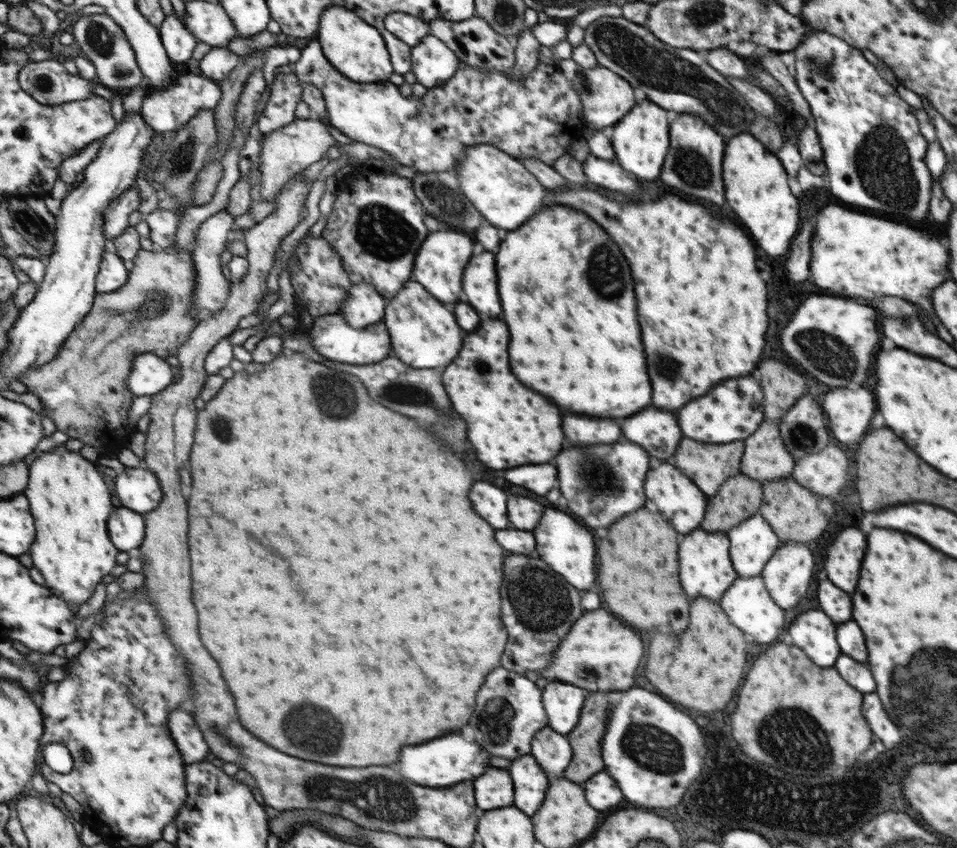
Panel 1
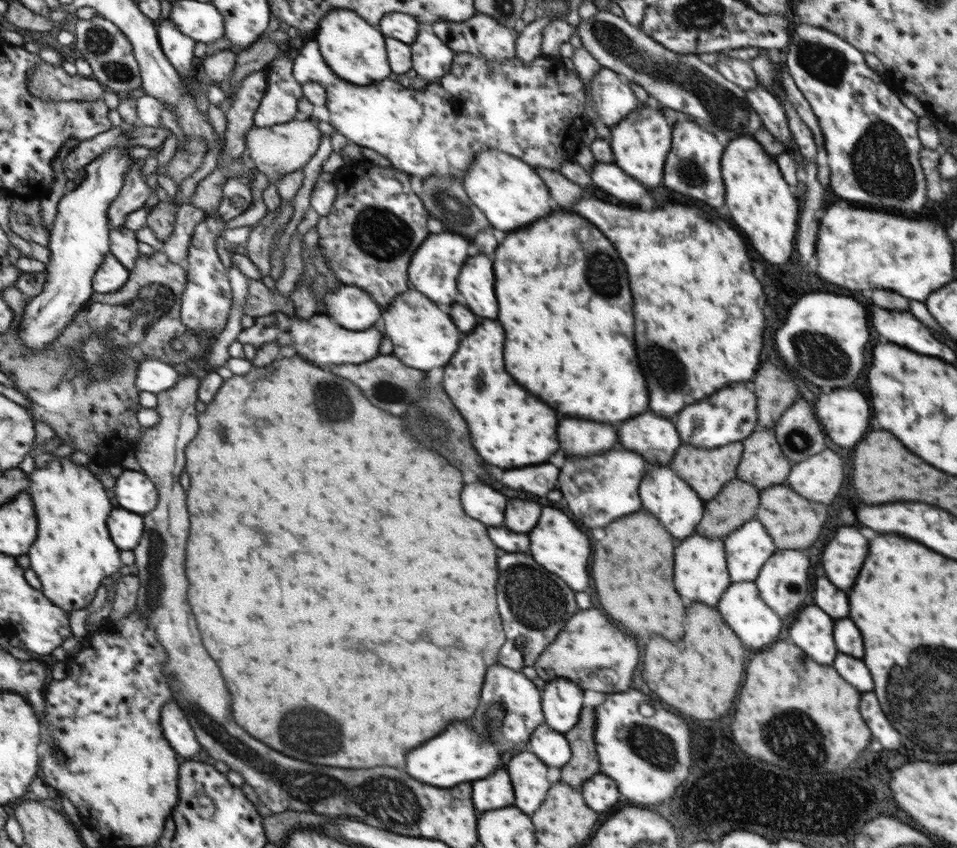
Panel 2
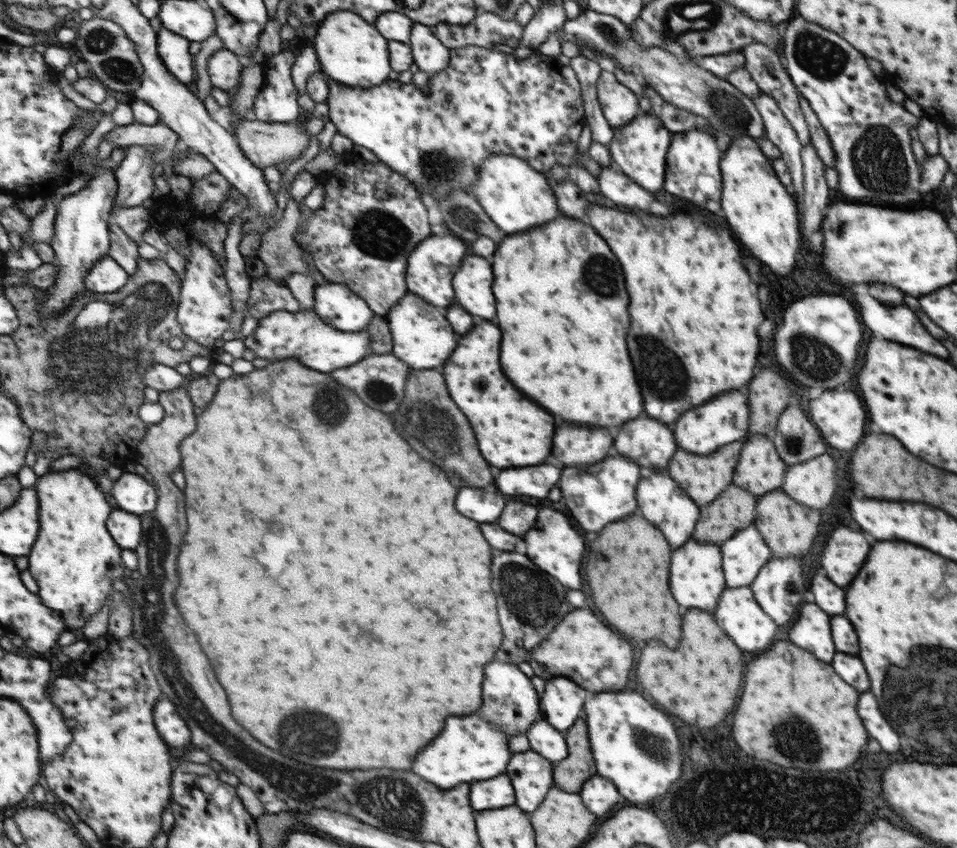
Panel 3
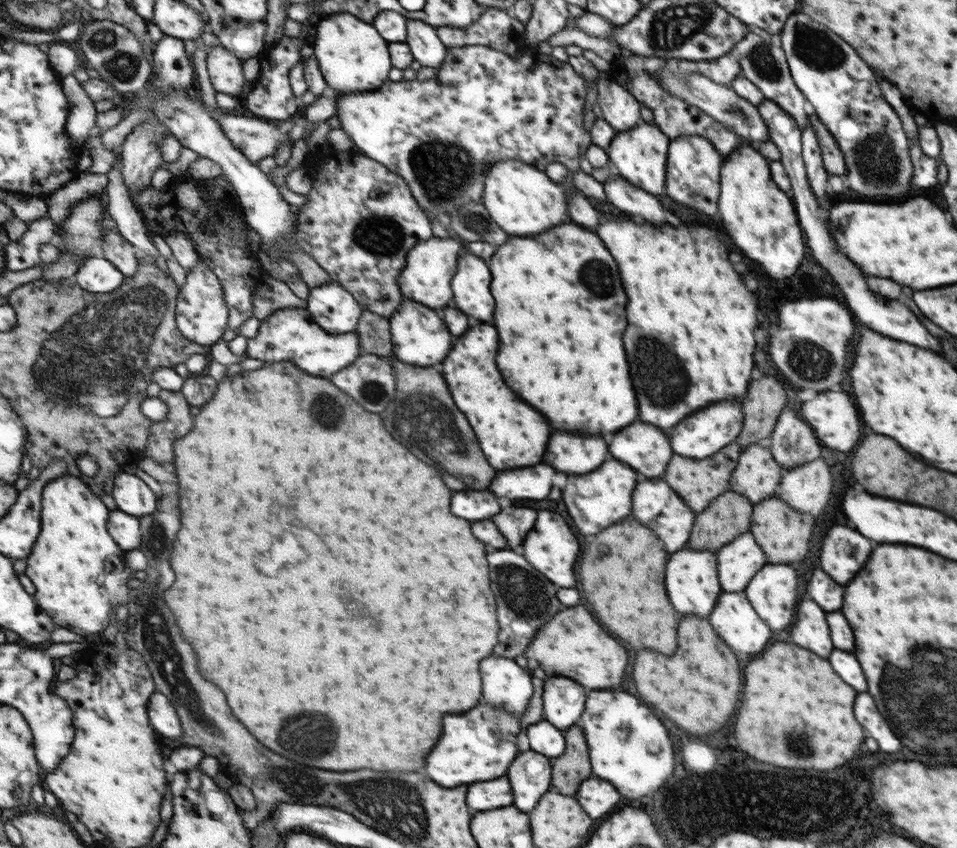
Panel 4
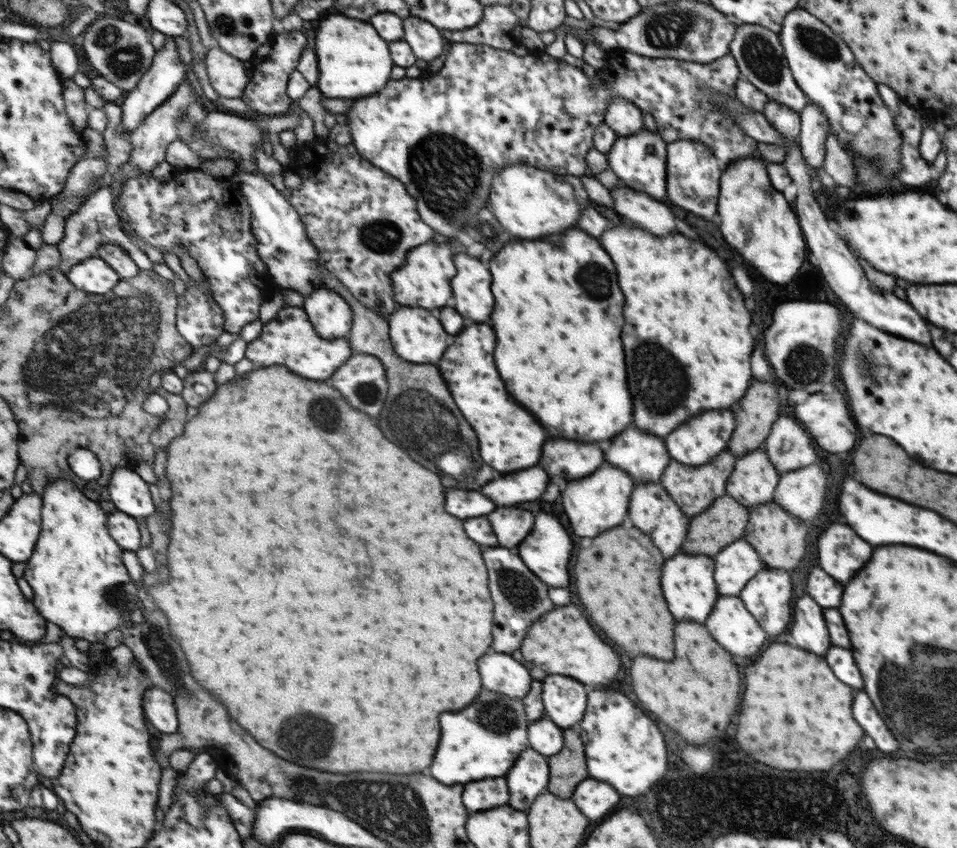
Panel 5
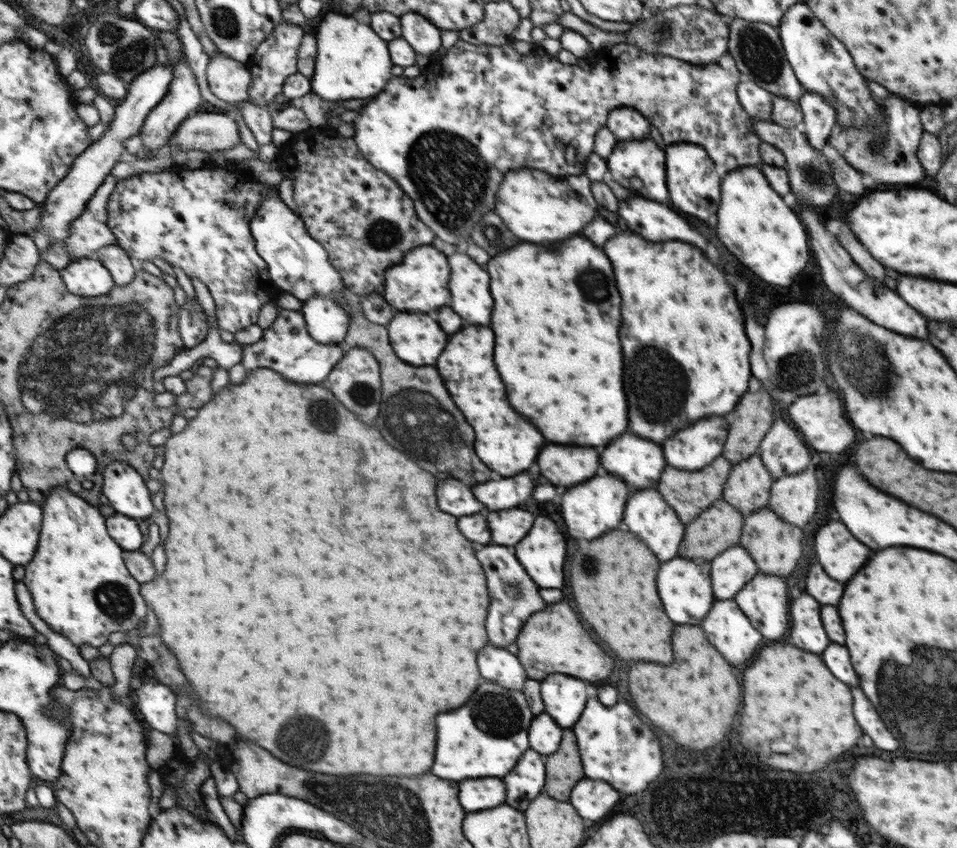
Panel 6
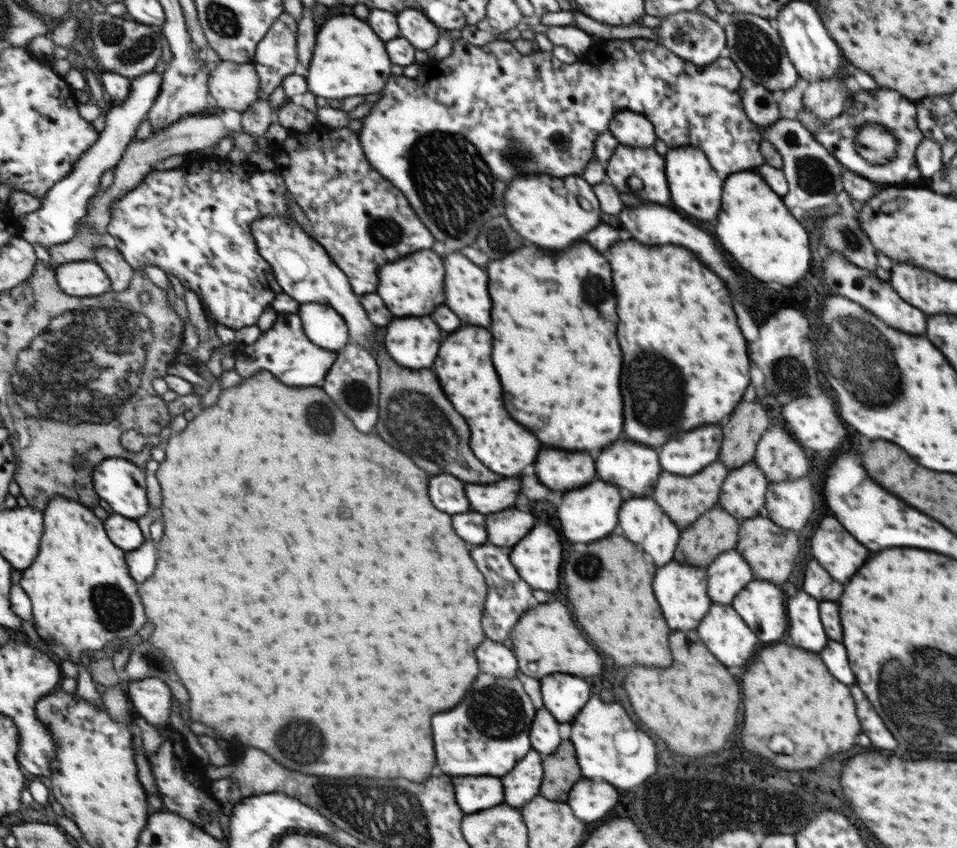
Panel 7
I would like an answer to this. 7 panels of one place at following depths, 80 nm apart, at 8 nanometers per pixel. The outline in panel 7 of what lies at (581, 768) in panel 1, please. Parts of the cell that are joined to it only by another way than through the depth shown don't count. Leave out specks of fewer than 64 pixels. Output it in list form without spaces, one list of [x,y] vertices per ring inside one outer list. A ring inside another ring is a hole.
[[[569,739],[562,740],[551,755],[543,757],[543,792],[539,792],[547,800],[567,800],[567,792],[581,778],[581,767],[578,764],[577,753]]]

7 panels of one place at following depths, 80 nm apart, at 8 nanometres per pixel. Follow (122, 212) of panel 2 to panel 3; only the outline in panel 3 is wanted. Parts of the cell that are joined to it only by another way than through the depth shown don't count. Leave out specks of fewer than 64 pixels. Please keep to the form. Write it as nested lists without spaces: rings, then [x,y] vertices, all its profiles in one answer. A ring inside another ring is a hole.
[[[134,144],[125,146],[125,157],[116,170],[118,175],[118,195],[116,204],[133,208],[152,200],[155,192],[153,174],[153,158],[144,146]]]

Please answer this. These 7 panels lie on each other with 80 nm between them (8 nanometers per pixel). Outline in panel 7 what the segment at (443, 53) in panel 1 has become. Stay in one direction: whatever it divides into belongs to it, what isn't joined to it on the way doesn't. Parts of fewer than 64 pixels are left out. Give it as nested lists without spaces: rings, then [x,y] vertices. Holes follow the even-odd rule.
[[[404,8],[395,14],[401,36],[419,50],[429,50],[437,42],[439,30],[422,12],[415,8]]]

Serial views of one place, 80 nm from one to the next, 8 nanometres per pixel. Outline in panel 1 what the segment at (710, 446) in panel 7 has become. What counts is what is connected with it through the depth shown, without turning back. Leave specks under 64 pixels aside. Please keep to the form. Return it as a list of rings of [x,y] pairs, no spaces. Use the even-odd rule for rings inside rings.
[[[738,376],[726,379],[707,391],[705,395],[677,410],[678,424],[683,436],[707,444],[725,444],[747,439],[765,422],[762,387],[753,376]]]

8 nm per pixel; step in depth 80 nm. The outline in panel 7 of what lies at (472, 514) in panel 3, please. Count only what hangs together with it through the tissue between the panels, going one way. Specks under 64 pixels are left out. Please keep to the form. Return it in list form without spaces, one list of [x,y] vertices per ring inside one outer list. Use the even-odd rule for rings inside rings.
[[[439,474],[431,478],[431,502],[435,508],[447,514],[459,514],[467,512],[470,501],[465,495],[465,486],[449,474]]]

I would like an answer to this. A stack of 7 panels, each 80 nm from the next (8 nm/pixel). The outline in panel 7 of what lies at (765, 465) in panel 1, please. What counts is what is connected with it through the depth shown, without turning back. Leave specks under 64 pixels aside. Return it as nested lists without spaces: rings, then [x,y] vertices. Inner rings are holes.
[[[753,461],[743,467],[730,469],[721,486],[718,503],[740,522],[754,518],[763,508],[767,479]]]

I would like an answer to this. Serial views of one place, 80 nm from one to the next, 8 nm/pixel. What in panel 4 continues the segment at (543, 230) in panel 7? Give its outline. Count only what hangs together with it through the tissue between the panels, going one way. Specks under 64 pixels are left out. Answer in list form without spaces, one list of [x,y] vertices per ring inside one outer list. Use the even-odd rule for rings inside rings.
[[[497,159],[485,174],[487,174],[487,188],[483,188],[481,204],[489,212],[491,220],[505,234],[531,236],[567,220],[565,182],[569,181],[555,183],[543,170],[515,159]]]

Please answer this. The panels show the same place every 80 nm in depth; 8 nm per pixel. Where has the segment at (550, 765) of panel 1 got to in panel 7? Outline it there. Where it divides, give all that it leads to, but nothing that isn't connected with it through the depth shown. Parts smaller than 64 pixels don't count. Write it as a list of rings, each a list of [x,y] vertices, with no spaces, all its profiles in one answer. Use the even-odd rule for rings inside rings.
[[[545,706],[538,710],[530,730],[531,748],[535,752],[551,755],[561,742],[559,723],[549,714]]]

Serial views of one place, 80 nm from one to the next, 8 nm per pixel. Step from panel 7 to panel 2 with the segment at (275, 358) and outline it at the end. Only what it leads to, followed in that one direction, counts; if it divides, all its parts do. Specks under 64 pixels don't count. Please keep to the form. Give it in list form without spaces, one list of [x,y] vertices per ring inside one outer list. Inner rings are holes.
[[[281,311],[271,315],[255,318],[255,323],[250,328],[239,333],[237,340],[243,344],[251,344],[256,349],[267,342],[276,342],[280,346],[292,346],[295,352],[305,354],[307,360],[319,364],[321,368],[340,364],[364,364],[369,360],[378,358],[382,354],[384,333],[377,327],[369,328],[362,332],[347,330],[329,315],[316,314],[308,319],[298,319],[285,315]]]

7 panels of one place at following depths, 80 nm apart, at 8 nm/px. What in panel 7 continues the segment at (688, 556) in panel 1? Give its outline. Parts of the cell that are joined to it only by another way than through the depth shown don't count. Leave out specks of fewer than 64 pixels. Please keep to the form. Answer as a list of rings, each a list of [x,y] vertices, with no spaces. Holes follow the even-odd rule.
[[[671,562],[659,568],[659,572],[655,574],[655,596],[659,596],[659,608],[663,608],[663,616],[667,616],[667,624],[671,624],[671,630],[677,628],[689,631],[698,627],[712,603],[707,596],[706,579],[706,567]]]

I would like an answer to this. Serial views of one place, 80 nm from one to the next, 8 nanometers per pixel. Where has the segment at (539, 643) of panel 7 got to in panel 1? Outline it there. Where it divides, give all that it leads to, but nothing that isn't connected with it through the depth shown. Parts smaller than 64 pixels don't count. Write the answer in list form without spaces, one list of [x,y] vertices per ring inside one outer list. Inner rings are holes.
[[[591,610],[575,622],[575,628],[571,628],[571,632],[563,638],[563,644],[559,644],[555,650],[548,667],[540,670],[538,675],[548,682],[579,684],[579,688],[591,692],[627,690],[633,684],[633,674],[641,656],[643,644],[633,630],[623,628],[623,624],[605,610]]]

